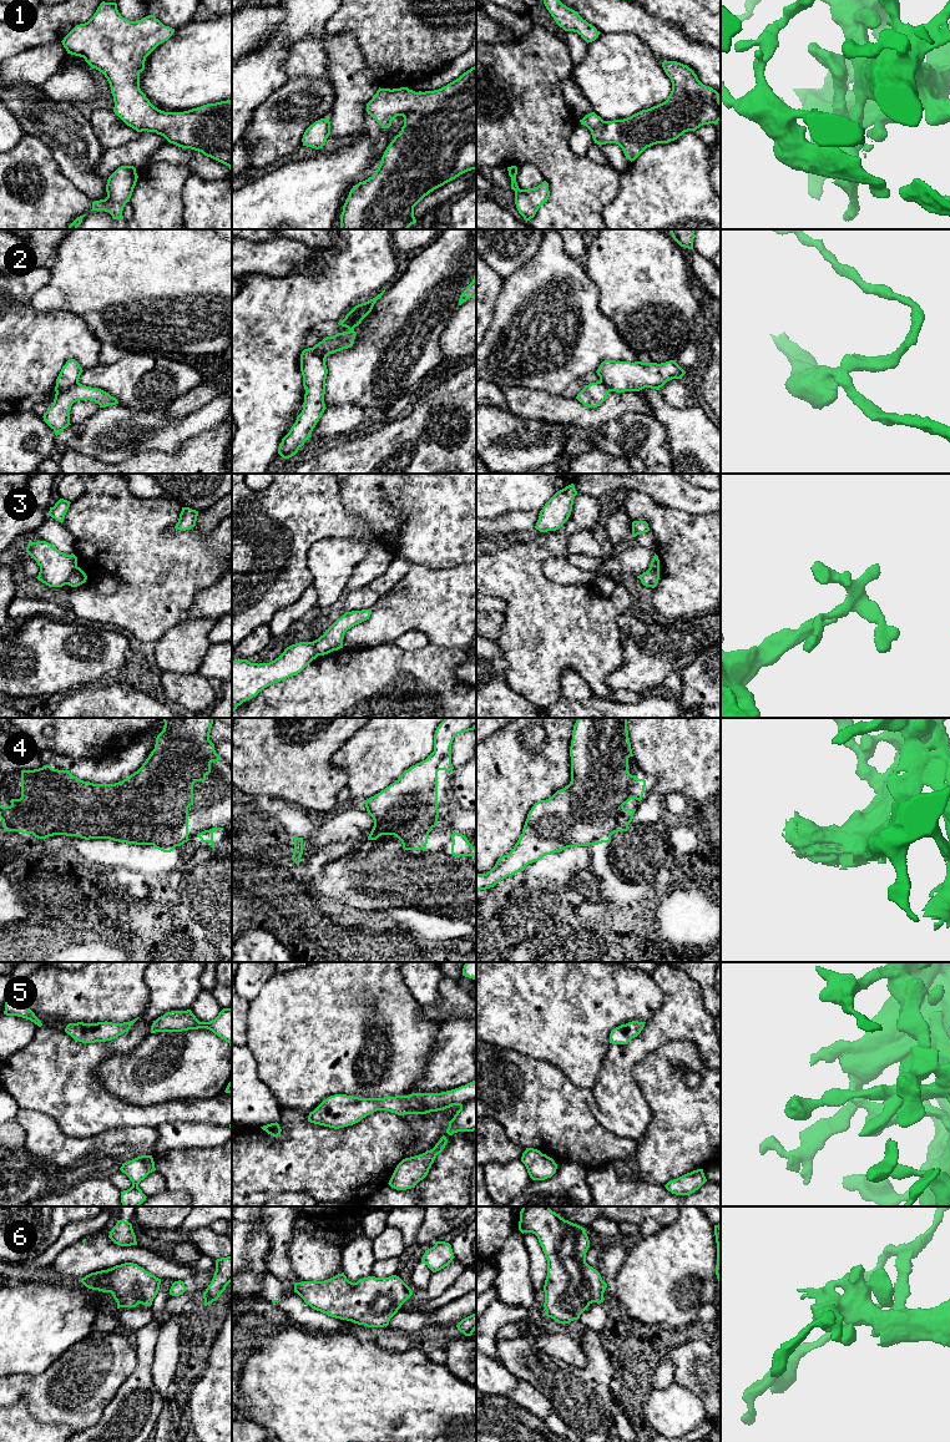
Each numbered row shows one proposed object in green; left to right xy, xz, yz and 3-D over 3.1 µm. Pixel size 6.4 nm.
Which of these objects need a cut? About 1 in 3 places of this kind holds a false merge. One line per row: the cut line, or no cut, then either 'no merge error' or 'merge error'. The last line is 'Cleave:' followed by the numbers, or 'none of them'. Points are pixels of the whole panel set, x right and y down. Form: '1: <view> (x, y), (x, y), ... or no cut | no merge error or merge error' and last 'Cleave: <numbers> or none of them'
1: no cut | no merge error
2: xy (79, 383), (56, 394) | merge error
3: xy (76, 566), (65, 583) | merge error
4: no cut | no merge error
5: no cut | no merge error
6: no cut | no merge error
Cleave: 2, 3

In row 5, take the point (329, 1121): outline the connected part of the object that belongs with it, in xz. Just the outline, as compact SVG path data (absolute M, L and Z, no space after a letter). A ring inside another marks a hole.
M476 1079L459 1088L441 1093L411 1093L409 1096L395 1096L384 1098L359 1098L347 1094L334 1094L324 1099L313 1112L309 1113L308 1122L339 1129L353 1125L377 1110L388 1110L398 1115L426 1114L430 1112L444 1110L453 1105L459 1105L460 1109L449 1122L446 1133L449 1135L453 1135L458 1132L476 1130Z

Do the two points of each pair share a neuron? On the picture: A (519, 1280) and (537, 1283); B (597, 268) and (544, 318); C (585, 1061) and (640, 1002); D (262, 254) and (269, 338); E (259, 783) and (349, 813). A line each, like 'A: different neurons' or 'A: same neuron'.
A: different neurons
B: different neurons
C: same neuron
D: different neurons
E: different neurons

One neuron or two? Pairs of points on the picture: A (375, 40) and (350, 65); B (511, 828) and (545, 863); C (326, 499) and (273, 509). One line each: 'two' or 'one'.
A: two
B: two
C: one

